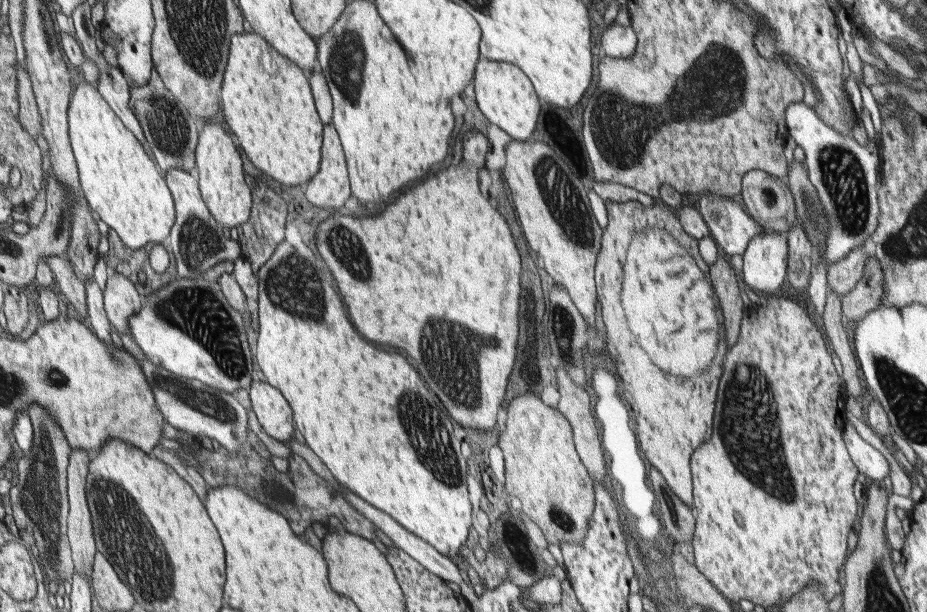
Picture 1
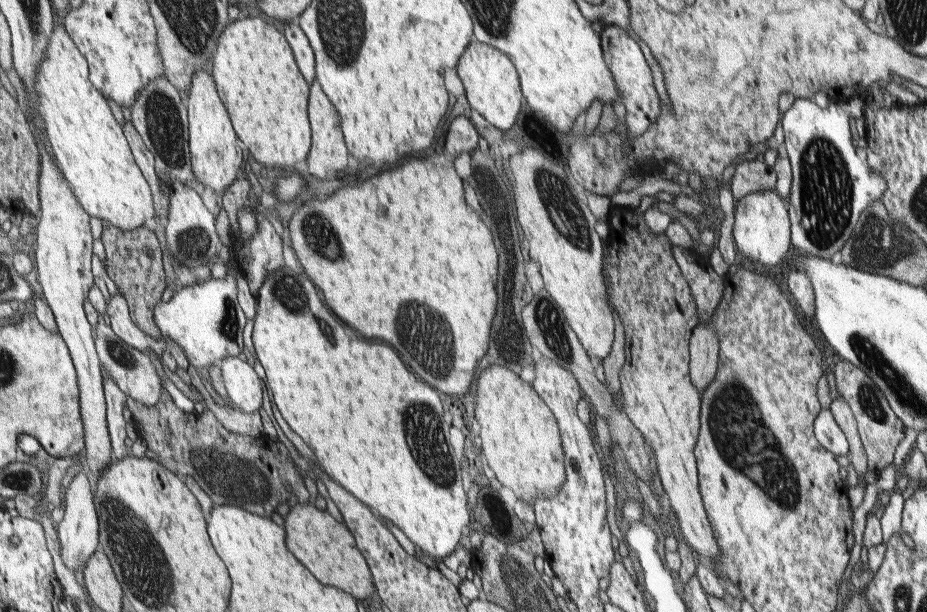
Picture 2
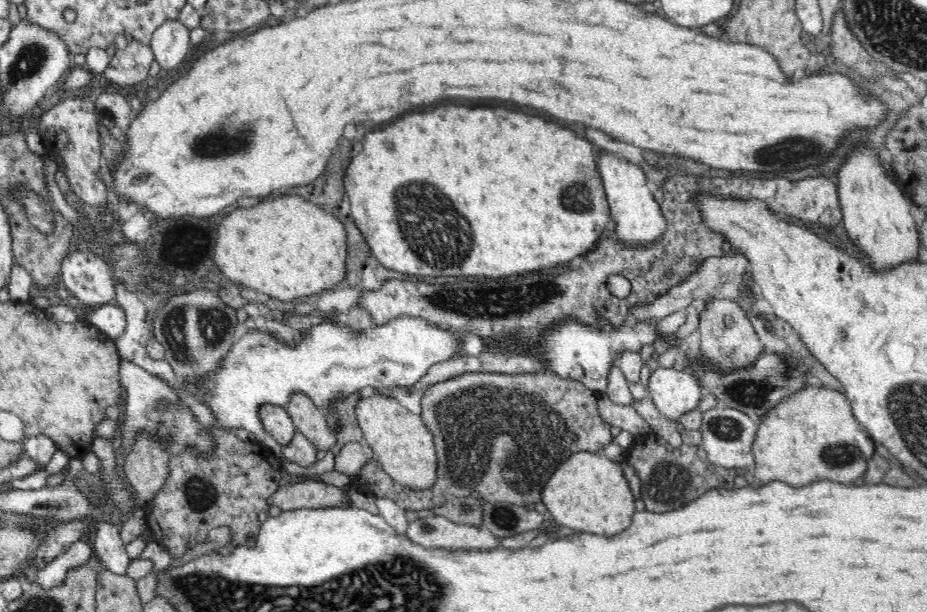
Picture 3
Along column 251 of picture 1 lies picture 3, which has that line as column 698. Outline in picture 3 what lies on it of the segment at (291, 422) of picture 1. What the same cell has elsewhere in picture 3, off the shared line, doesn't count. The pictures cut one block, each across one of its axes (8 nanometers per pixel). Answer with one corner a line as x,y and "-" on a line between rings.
664,368
652,372
648,388
654,406
676,424
682,420
682,416
696,412
706,396
700,382
688,372
674,372

